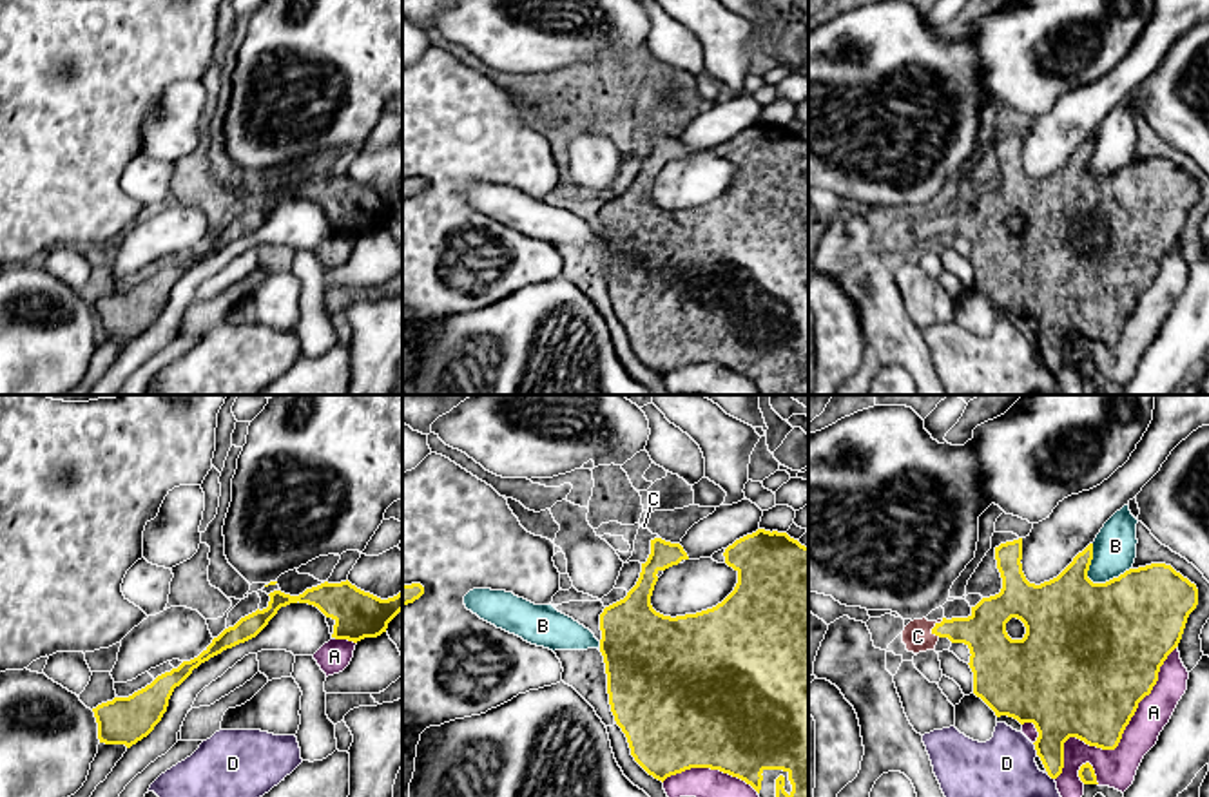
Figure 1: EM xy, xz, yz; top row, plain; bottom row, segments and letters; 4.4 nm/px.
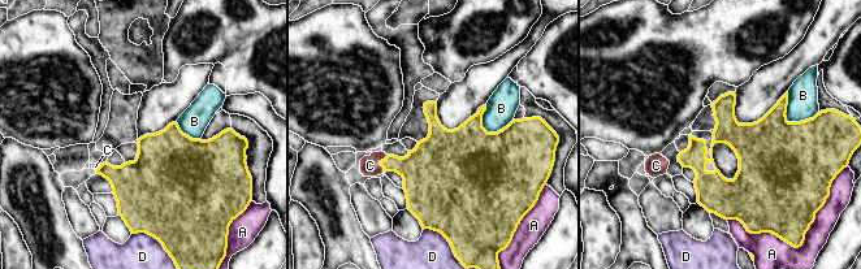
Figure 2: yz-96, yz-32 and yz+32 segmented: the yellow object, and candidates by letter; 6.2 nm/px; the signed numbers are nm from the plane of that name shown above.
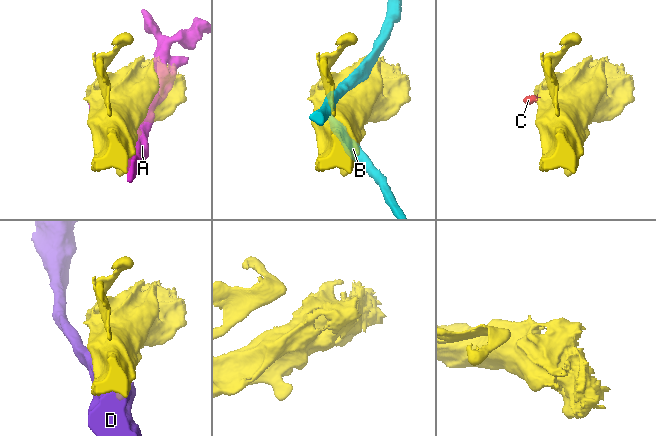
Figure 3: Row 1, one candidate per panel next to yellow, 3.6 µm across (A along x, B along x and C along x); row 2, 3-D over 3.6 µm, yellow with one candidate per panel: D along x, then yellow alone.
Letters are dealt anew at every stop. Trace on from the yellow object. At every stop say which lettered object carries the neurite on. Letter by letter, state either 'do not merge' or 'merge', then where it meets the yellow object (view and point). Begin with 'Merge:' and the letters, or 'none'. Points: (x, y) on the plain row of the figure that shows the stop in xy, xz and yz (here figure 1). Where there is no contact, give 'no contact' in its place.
Merge: C
A: do not merge; meets yellow in yz at (1119, 336)
B: do not merge; meets yellow in yz at (1092, 176)
C: merge; meets yellow in yz at (934, 221)
D: do not merge; meets yellow in yz at (1035, 343)

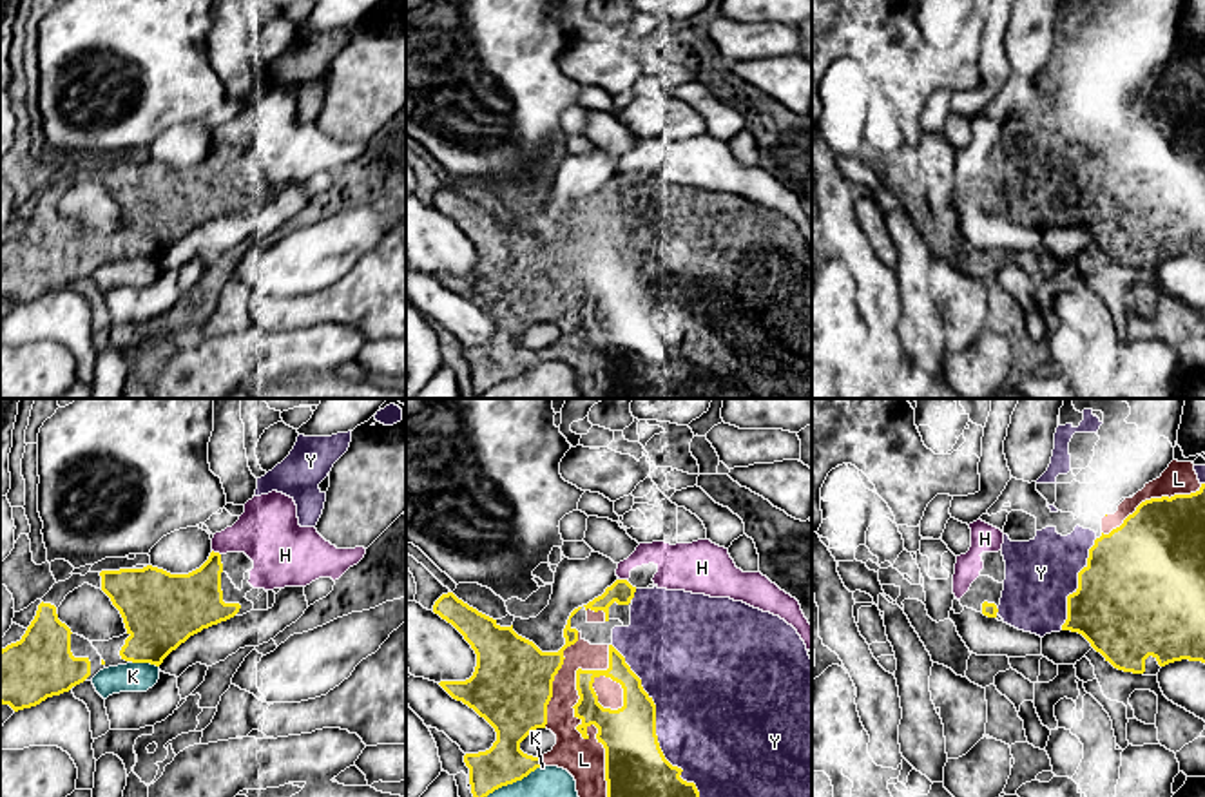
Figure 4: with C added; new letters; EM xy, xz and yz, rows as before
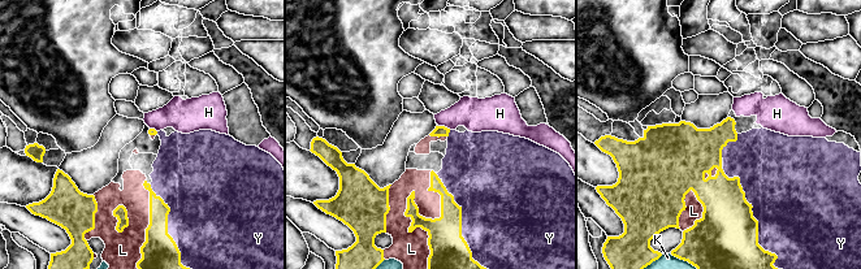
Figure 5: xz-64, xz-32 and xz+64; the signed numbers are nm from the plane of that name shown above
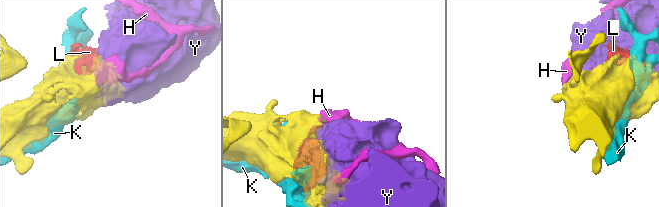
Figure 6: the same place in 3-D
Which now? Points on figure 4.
Merge: L, Y
H: do not merge; meets yellow in xy at (216, 147)
K: do not merge; meets yellow in xy at (145, 256)
L: merge; meets yellow in xz at (578, 319)
Y: merge; meets yellow in xz at (655, 323)

